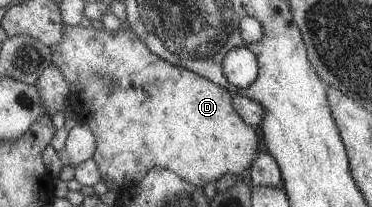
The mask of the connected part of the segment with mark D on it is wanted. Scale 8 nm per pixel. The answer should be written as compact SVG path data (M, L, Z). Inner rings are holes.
M65 24L61 41L50 48L52 63L64 75L69 87L75 81L70 87L73 99L76 96L79 103L85 103L87 115L83 115L83 121L95 136L93 161L108 187L117 185L122 189L129 183L137 183L155 165L173 169L191 185L203 187L209 181L221 179L225 173L240 177L259 155L261 139L255 128L233 107L233 93L229 89L165 61L154 54L133 30L125 31L121 27L119 31L109 31Z

